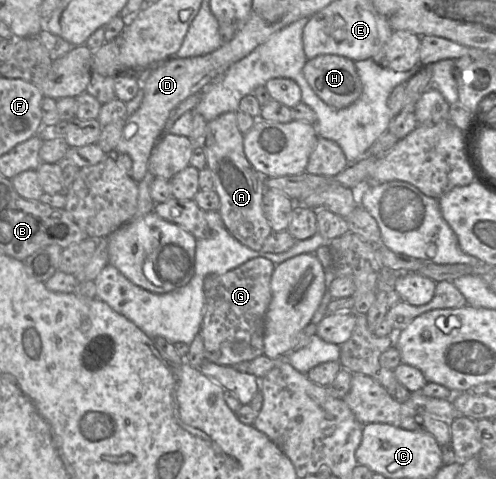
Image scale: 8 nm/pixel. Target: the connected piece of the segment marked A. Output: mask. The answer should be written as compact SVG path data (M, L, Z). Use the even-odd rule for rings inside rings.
M235 112L223 113L207 122L203 149L207 167L214 177L214 190L220 199L219 214L228 232L241 244L254 251L261 251L265 240L272 234L262 207L265 178L250 164L243 148L244 134L237 126Z

